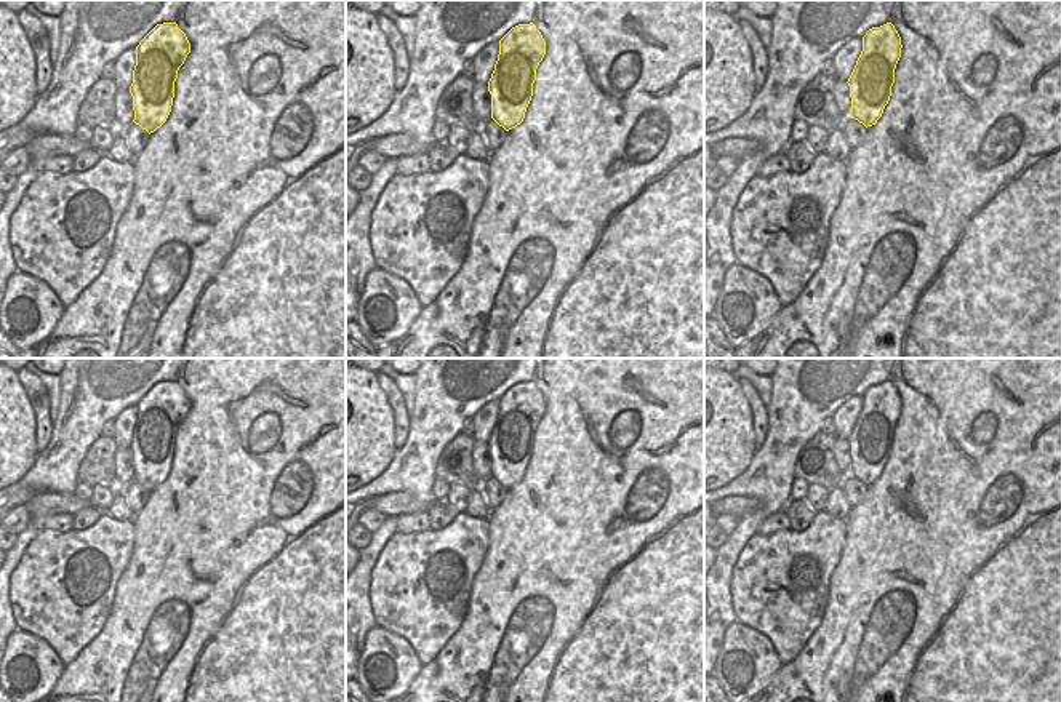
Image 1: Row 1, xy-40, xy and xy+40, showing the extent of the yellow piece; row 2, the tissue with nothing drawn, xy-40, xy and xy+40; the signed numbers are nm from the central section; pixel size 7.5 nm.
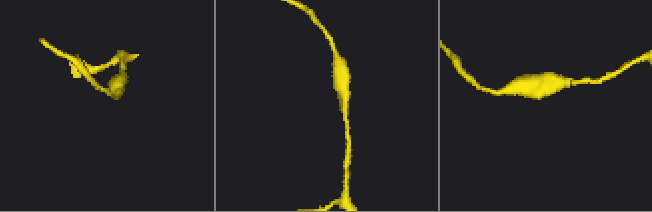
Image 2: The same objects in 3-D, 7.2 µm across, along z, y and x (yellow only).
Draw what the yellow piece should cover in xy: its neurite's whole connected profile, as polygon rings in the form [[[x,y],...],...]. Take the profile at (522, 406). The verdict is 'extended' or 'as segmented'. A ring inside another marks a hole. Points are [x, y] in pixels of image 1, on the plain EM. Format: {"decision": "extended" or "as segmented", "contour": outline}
{"decision": "as segmented", "contour": [[[533,381],[512,385],[499,398],[499,413],[488,440],[491,477],[506,489],[520,483],[533,454],[536,427],[546,400]]]}

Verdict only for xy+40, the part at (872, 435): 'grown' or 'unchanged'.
unchanged

